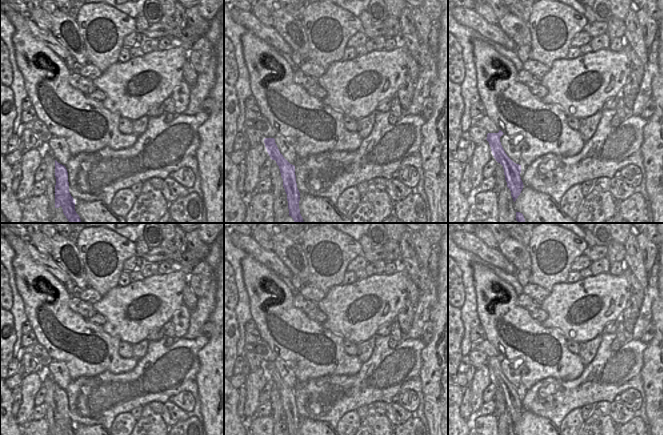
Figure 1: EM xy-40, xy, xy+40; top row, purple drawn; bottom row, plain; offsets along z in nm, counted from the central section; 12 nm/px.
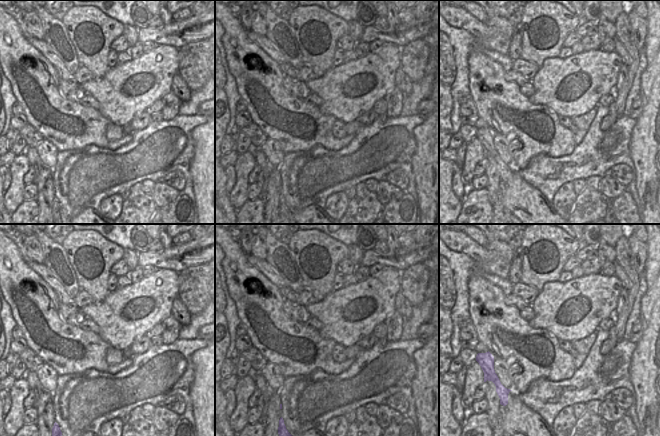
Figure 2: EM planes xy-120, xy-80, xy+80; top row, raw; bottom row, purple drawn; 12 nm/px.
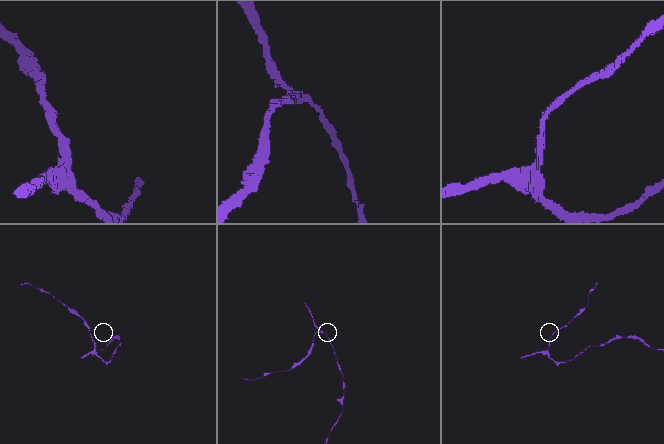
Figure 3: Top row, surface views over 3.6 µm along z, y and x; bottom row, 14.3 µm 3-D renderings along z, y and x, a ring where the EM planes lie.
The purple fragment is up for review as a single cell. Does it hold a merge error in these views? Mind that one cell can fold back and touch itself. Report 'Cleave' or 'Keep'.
Cleave

